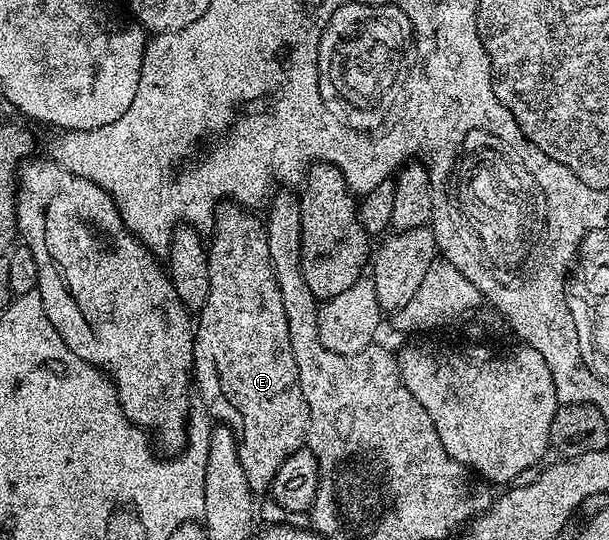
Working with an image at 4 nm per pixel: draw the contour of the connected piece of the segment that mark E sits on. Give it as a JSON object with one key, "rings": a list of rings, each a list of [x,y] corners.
{"rings":[[[224,200],[215,207],[215,225],[213,233],[209,238],[209,249],[207,252],[207,263],[209,264],[209,300],[202,310],[197,314],[197,325],[194,327],[195,343],[193,344],[193,356],[195,357],[195,368],[193,371],[193,382],[197,387],[197,398],[205,407],[208,414],[215,420],[227,420],[231,410],[239,417],[237,425],[237,456],[241,460],[241,468],[245,468],[245,480],[249,480],[252,491],[270,491],[271,481],[277,476],[277,472],[293,452],[304,449],[307,441],[307,426],[309,424],[309,408],[305,404],[305,396],[301,392],[301,384],[297,376],[297,360],[293,360],[293,348],[289,344],[289,324],[285,316],[285,307],[281,305],[281,288],[277,284],[277,276],[271,267],[269,256],[269,240],[267,239],[267,227],[262,221],[254,218],[250,209],[244,208],[234,200]]]}

